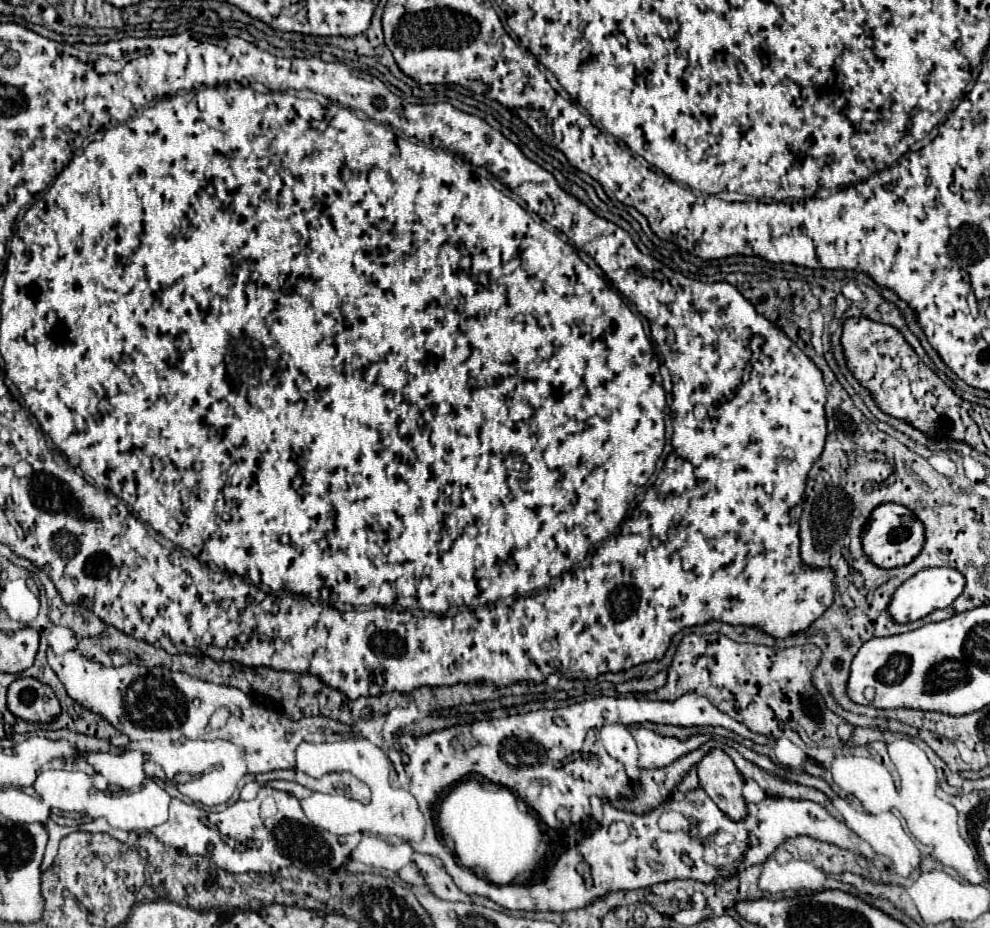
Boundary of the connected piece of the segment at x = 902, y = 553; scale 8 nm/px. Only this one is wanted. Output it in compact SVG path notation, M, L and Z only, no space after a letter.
M881 503L875 507L871 517L867 519L861 535L861 547L867 559L881 567L881 569L893 569L911 563L919 553L925 543L925 529L923 523L903 505L897 503Z

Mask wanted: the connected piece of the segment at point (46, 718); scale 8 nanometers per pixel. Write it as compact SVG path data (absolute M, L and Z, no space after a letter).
M31 677L11 683L7 707L15 717L29 723L49 723L61 715L61 705L53 689Z

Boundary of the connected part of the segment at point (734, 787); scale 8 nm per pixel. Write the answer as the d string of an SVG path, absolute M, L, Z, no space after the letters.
M711 749L711 753L697 765L697 773L701 789L729 819L743 819L743 815L747 815L743 779L729 755L721 749Z

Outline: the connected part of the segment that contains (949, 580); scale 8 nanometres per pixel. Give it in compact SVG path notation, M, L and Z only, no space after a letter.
M949 567L921 569L919 573L915 573L895 589L895 595L891 595L891 603L887 605L887 613L895 623L917 621L937 609L949 607L961 595L963 587L965 587L965 577L957 569L949 569Z

